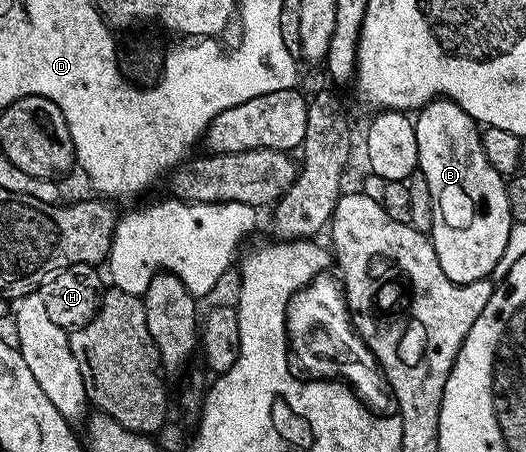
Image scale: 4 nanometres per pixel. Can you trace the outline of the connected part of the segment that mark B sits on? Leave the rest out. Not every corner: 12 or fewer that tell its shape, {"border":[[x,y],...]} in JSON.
{"border":[[455,101],[417,110],[436,259],[487,280],[508,247],[506,181]]}

